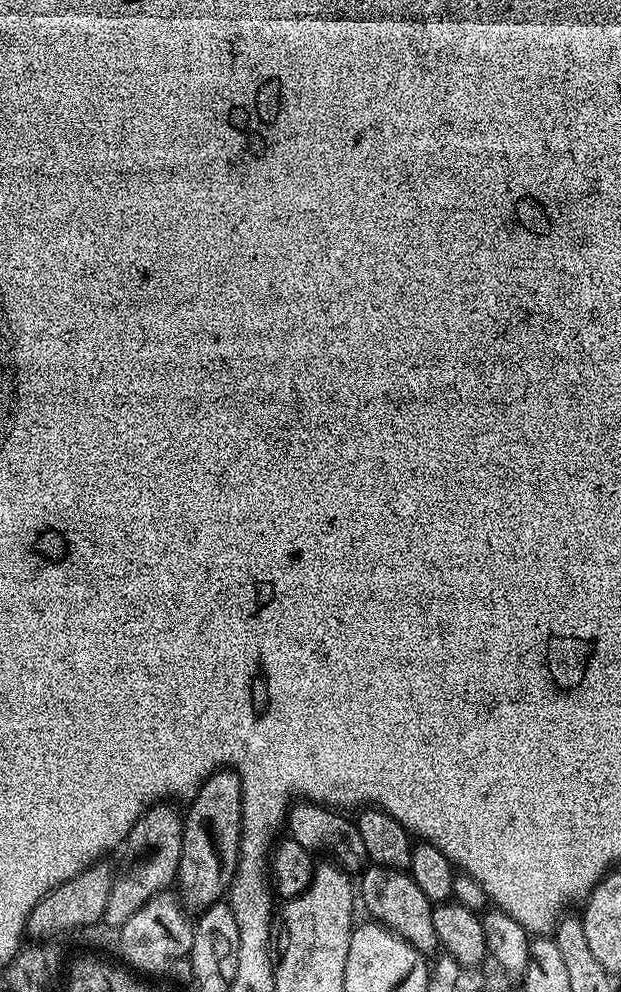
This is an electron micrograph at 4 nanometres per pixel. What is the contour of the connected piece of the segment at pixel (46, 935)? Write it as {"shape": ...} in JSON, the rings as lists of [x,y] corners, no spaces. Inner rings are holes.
{"shape":[[[97,862],[82,870],[74,878],[62,882],[58,887],[51,888],[46,895],[30,910],[28,915],[27,935],[41,942],[52,941],[55,935],[84,927],[88,923],[98,923],[104,919],[106,902],[110,902],[110,892],[114,879],[113,869],[107,868],[107,863]]]}

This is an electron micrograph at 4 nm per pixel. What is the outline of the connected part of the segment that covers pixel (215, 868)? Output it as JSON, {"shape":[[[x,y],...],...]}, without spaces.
{"shape":[[[217,769],[195,791],[188,804],[188,814],[183,817],[182,854],[179,858],[176,888],[179,899],[185,909],[190,912],[200,912],[217,903],[228,890],[239,864],[241,838],[241,779],[232,769]]]}

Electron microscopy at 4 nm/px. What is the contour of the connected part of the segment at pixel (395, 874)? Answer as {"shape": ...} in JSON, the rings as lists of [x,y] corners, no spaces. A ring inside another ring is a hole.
{"shape":[[[372,864],[365,868],[358,876],[358,900],[362,908],[372,915],[369,917],[375,923],[389,928],[396,936],[410,942],[410,946],[425,954],[437,951],[438,941],[432,917],[433,901],[422,894],[422,886],[418,886],[418,882],[414,882],[407,871],[387,868],[381,864]]]}

